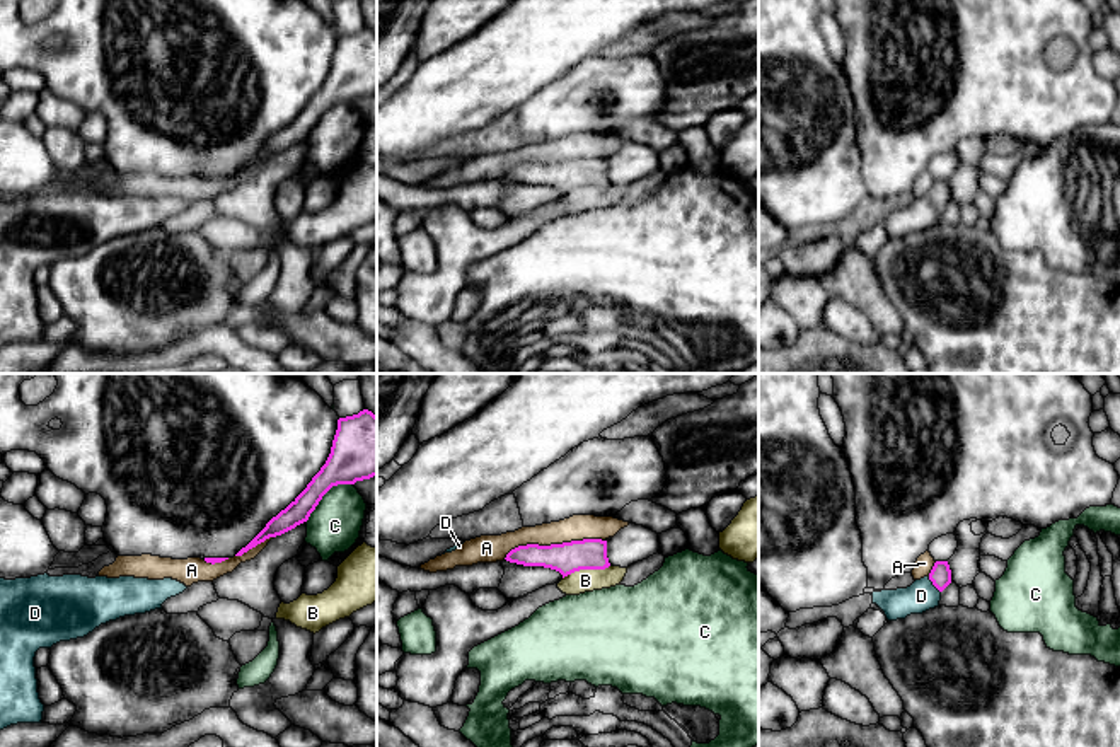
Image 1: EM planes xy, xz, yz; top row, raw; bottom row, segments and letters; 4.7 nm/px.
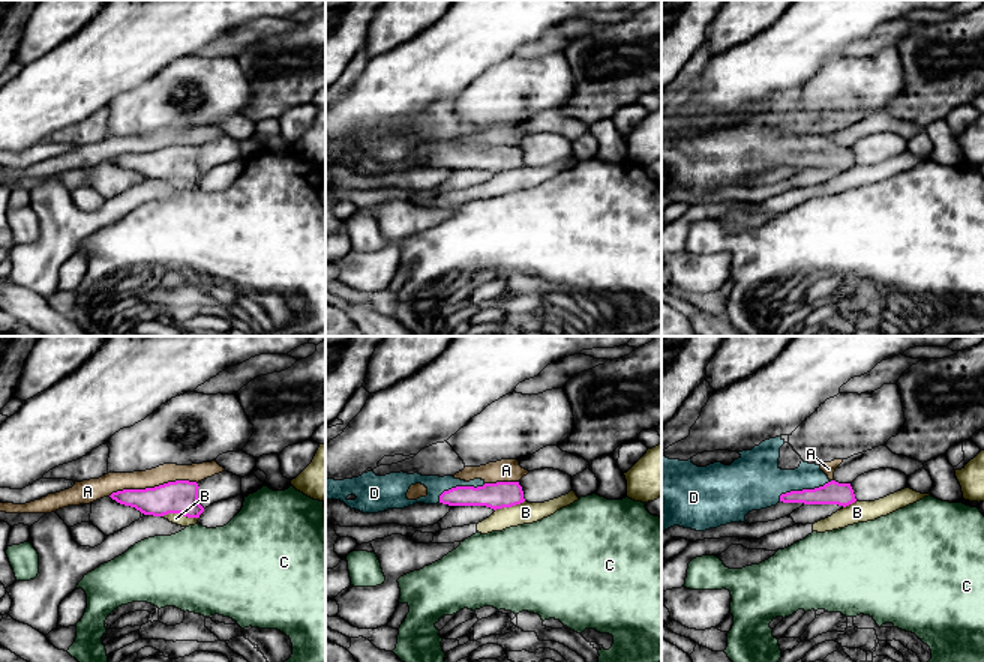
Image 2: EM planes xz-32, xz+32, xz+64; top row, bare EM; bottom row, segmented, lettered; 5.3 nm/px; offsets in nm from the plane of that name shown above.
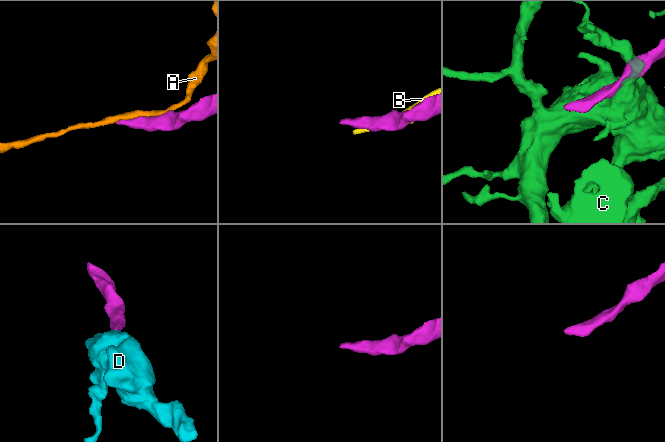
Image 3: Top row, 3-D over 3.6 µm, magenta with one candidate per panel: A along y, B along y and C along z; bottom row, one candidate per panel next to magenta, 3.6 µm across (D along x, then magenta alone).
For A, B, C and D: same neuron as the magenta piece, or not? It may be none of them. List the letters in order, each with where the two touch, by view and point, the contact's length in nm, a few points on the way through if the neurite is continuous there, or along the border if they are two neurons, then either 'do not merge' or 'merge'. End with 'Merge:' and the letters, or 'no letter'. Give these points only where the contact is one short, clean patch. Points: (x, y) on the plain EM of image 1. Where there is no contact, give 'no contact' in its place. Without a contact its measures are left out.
A: xz (553, 162) | 480 nm | do not merge
B: xz (587, 186) | 240 nm | along xz (611, 183), (575, 188), (563, 196) | do not merge
C: xy (324, 111) | 280 nm | do not merge
D: yz (933, 202) | 100 nm | across yz (940, 193), (933, 202), (921, 214) | merge
Merge: D

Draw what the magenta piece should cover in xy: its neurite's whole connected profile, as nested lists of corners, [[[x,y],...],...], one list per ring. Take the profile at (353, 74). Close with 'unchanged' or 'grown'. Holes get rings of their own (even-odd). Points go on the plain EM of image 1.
[[[363,27],[358,32],[338,38],[338,48],[326,82],[307,106],[235,174],[242,174],[266,157],[281,153],[307,140],[332,104],[355,102],[373,94],[377,94],[377,34]]] | unchanged

